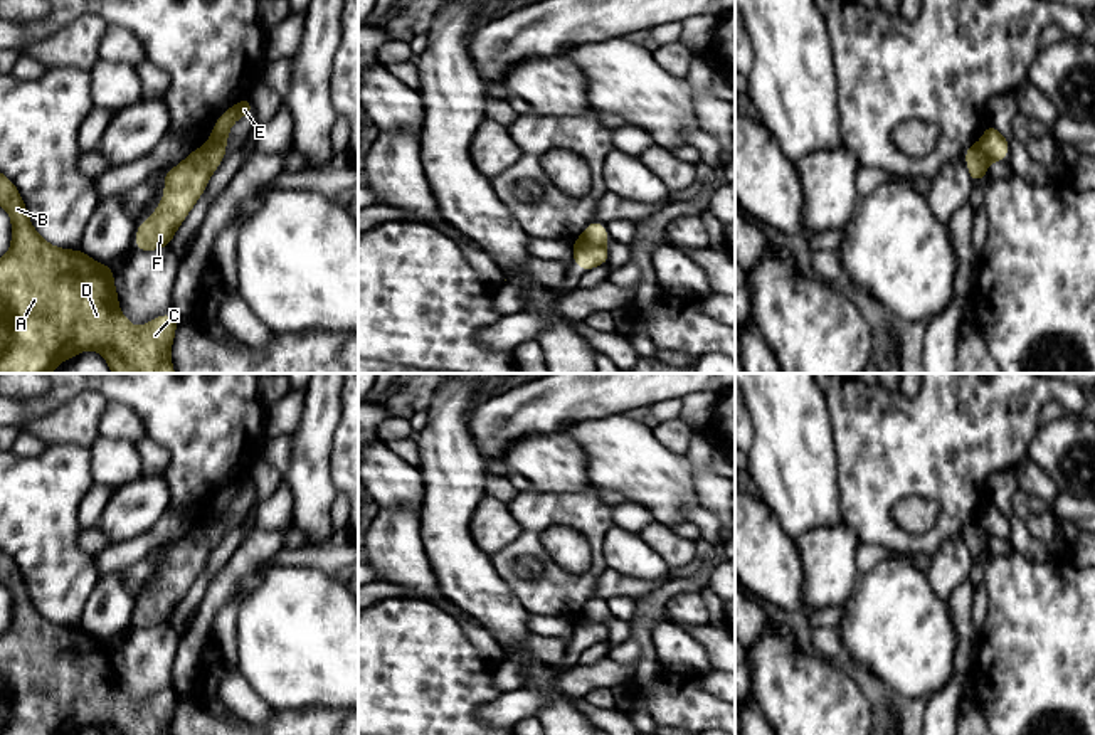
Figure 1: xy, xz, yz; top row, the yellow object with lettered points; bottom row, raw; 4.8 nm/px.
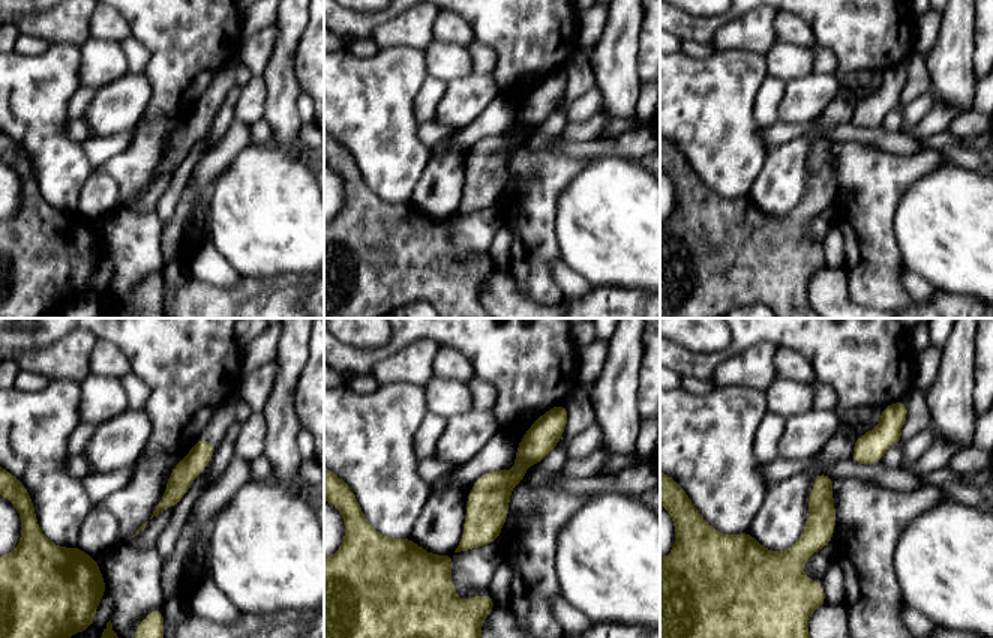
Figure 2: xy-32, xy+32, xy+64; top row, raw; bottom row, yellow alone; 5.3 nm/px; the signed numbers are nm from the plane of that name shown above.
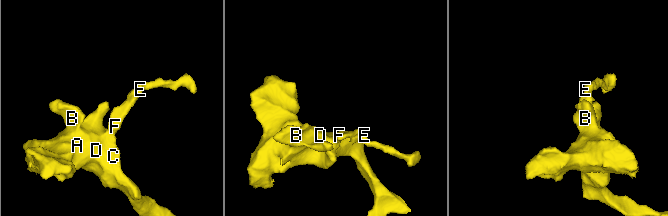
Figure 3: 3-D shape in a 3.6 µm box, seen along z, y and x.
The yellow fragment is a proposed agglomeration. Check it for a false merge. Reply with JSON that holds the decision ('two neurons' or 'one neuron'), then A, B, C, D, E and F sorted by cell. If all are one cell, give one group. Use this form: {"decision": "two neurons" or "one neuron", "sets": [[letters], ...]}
{"decision": "two neurons", "sets": [["A", "B", "C", "D", "F"], ["E"]]}

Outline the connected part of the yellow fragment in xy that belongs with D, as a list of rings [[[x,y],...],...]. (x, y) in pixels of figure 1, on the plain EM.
[[[0,550],[0,582],[12,594],[12,624],[0,636],[0,735],[71,735],[96,727],[104,735],[170,735],[177,693],[135,705],[119,688],[113,644],[81,626],[59,626],[32,604],[12,557]]]

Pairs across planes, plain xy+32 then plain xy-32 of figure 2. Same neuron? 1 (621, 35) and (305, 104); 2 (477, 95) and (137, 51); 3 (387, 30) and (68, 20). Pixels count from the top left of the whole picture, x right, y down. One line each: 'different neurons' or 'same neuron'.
1: different neurons
2: different neurons
3: same neuron

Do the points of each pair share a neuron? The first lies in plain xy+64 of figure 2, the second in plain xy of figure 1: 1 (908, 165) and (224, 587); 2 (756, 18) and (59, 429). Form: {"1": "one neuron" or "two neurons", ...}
{"1": "two neurons", "2": "one neuron"}

